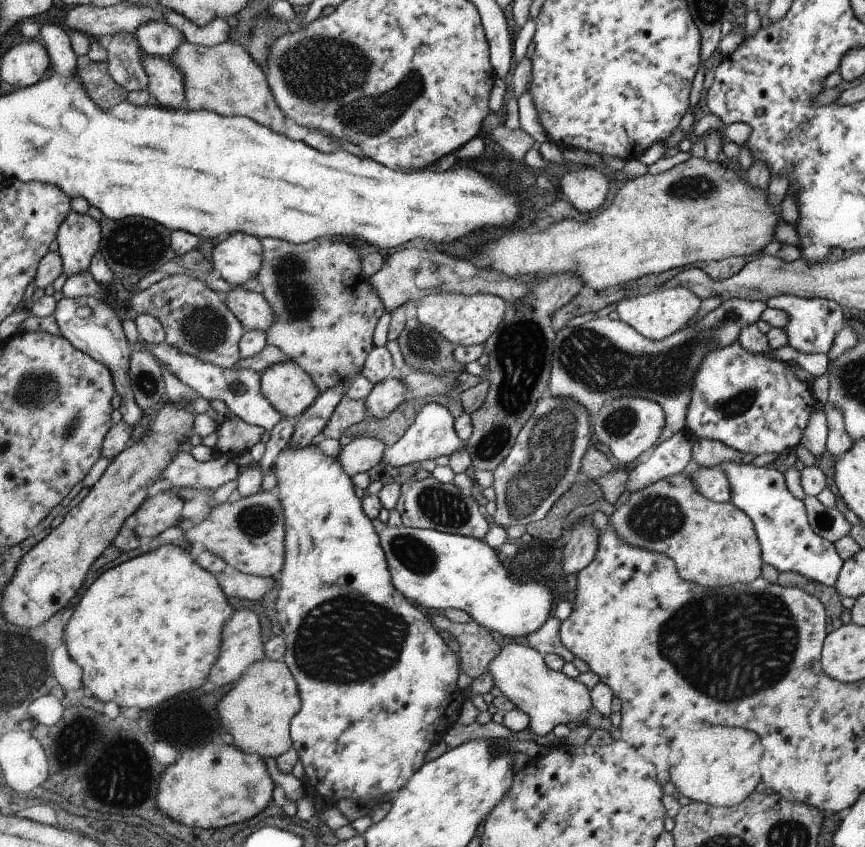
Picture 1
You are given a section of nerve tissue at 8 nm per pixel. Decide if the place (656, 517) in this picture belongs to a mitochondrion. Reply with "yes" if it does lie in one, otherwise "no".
yes

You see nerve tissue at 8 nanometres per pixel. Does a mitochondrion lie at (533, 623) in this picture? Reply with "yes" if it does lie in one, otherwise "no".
no

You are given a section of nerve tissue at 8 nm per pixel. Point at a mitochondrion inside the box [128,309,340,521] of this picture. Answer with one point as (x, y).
(146, 384)

